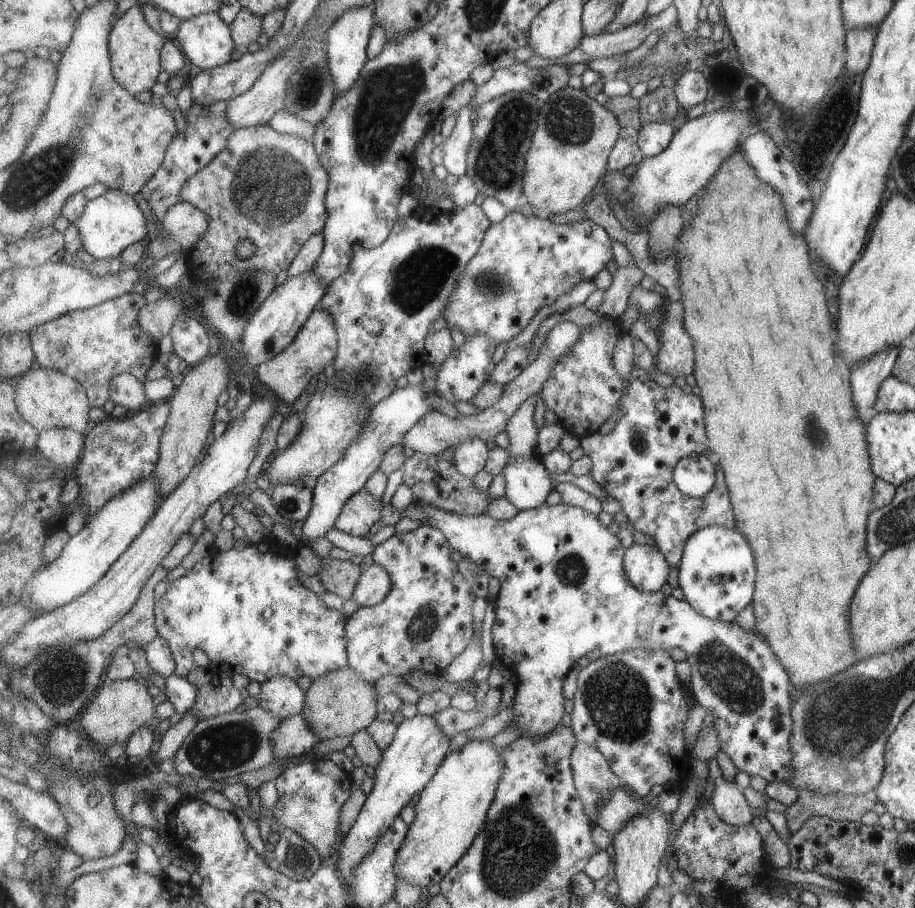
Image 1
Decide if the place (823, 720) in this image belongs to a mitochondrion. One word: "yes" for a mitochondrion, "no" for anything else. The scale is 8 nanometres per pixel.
yes

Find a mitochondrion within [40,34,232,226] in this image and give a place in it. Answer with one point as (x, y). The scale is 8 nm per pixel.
(96, 100)

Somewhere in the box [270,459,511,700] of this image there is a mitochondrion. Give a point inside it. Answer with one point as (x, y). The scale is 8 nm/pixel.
(421, 627)

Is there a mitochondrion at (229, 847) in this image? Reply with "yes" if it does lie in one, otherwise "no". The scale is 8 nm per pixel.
no

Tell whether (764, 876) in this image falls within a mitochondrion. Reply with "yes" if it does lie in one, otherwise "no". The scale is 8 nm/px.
no

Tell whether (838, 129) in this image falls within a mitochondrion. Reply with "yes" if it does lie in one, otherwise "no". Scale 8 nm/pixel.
no

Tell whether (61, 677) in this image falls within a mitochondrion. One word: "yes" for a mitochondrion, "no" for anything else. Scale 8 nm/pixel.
yes

